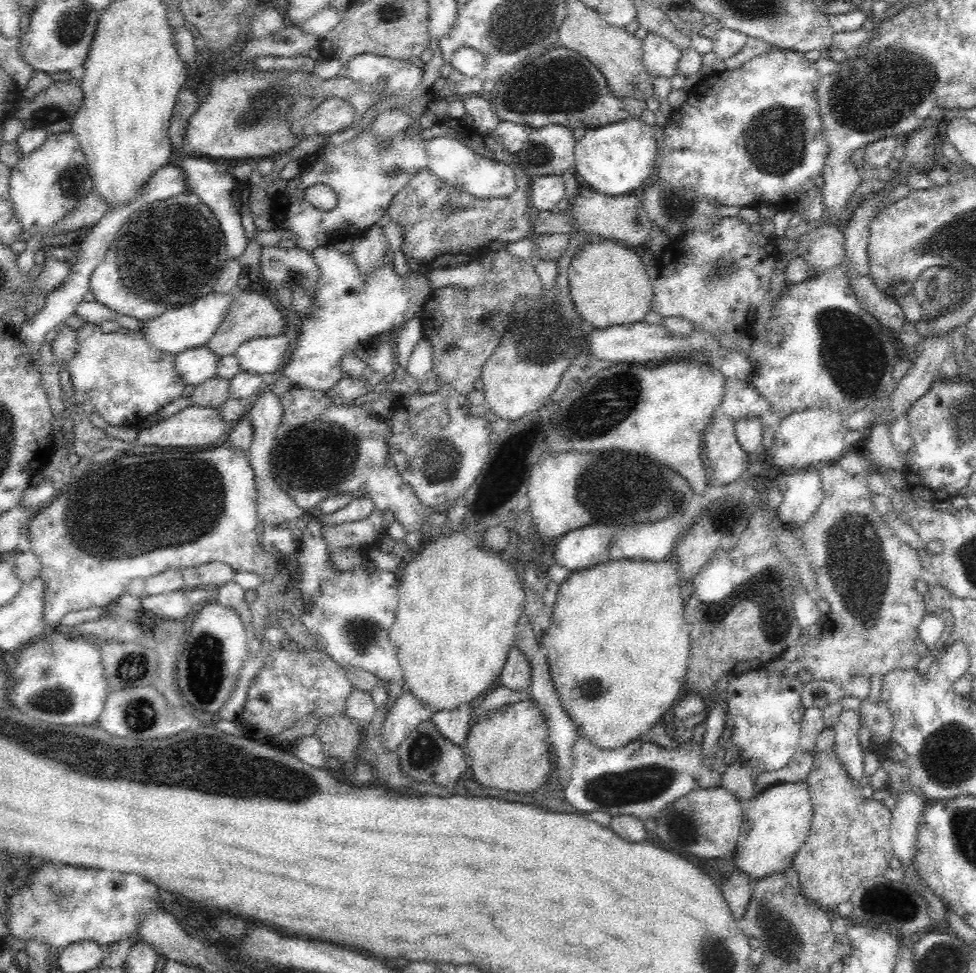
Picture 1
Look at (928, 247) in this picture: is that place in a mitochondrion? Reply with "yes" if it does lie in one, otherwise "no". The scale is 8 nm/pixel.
yes

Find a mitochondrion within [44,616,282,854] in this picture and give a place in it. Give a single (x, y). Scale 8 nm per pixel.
(206, 656)

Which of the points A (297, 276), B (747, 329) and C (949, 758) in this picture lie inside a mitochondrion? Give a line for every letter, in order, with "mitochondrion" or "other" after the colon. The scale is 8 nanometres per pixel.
A: mitochondrion
B: other
C: mitochondrion

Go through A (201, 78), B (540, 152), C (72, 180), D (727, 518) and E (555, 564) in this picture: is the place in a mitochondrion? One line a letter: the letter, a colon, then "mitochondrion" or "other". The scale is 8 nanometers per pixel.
A: other
B: mitochondrion
C: mitochondrion
D: mitochondrion
E: other

